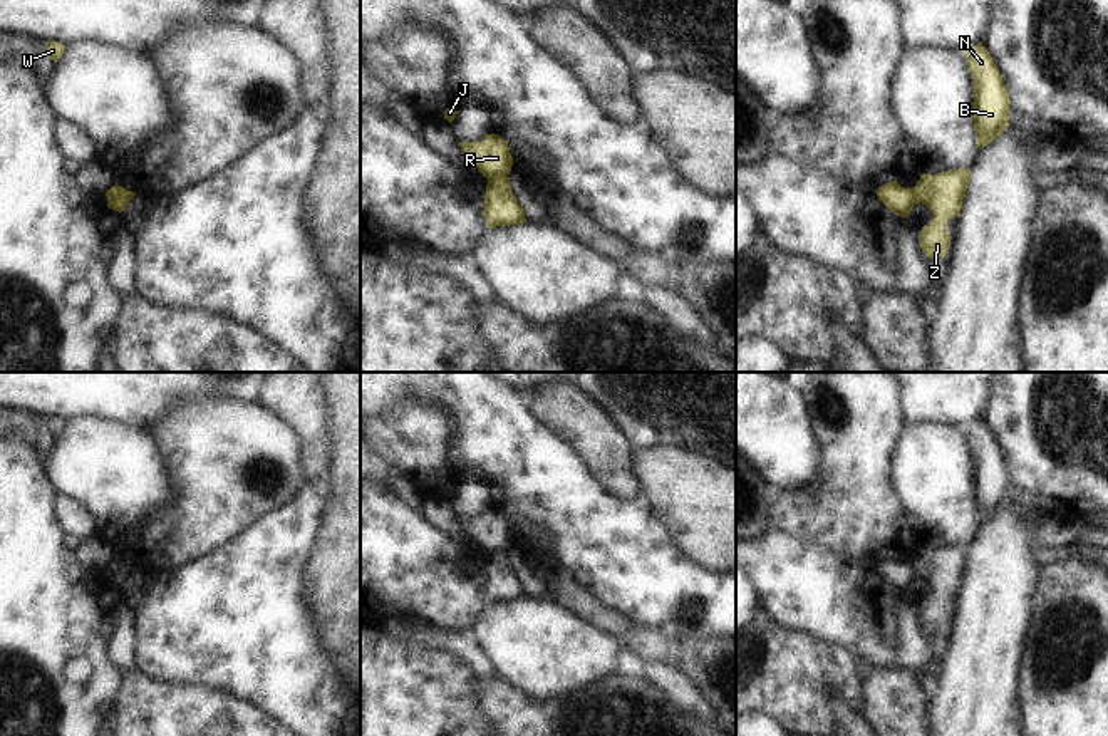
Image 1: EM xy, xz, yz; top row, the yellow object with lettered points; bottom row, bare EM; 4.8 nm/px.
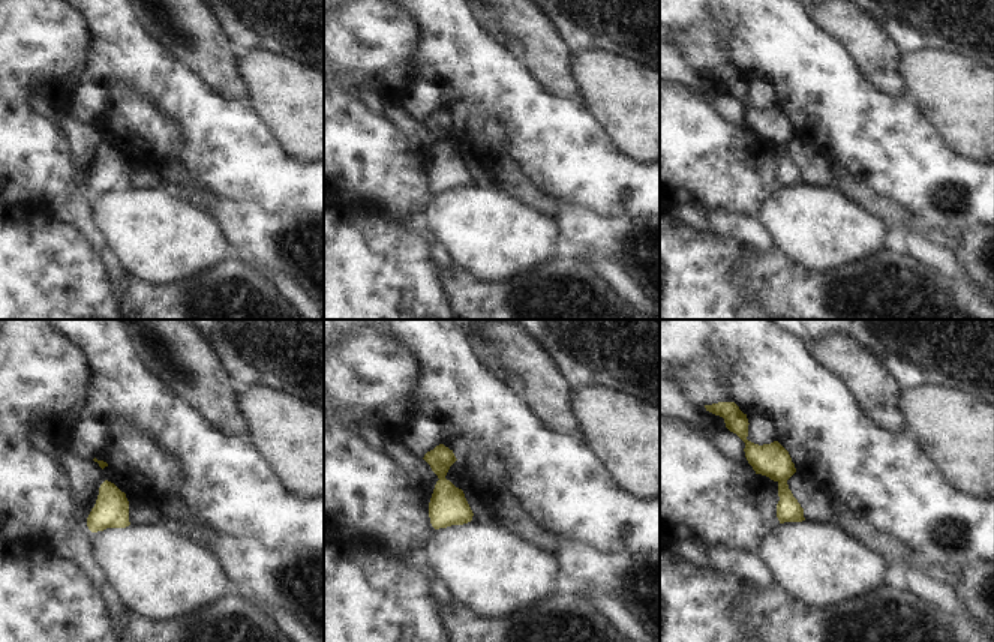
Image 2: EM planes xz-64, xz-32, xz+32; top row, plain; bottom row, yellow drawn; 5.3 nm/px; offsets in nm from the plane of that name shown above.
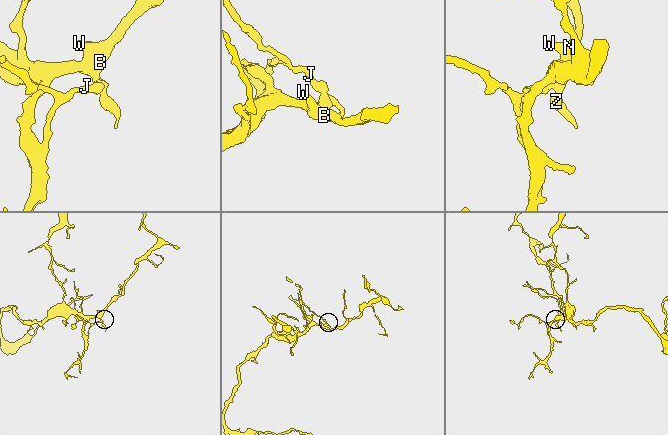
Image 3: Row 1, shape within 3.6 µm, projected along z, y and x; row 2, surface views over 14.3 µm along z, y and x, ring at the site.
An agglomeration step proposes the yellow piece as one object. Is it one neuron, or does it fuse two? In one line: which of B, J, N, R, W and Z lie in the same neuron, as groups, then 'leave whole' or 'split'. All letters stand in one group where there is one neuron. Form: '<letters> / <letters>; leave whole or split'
B N W Z / J R; split

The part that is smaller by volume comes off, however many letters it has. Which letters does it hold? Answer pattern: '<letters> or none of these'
J, R

